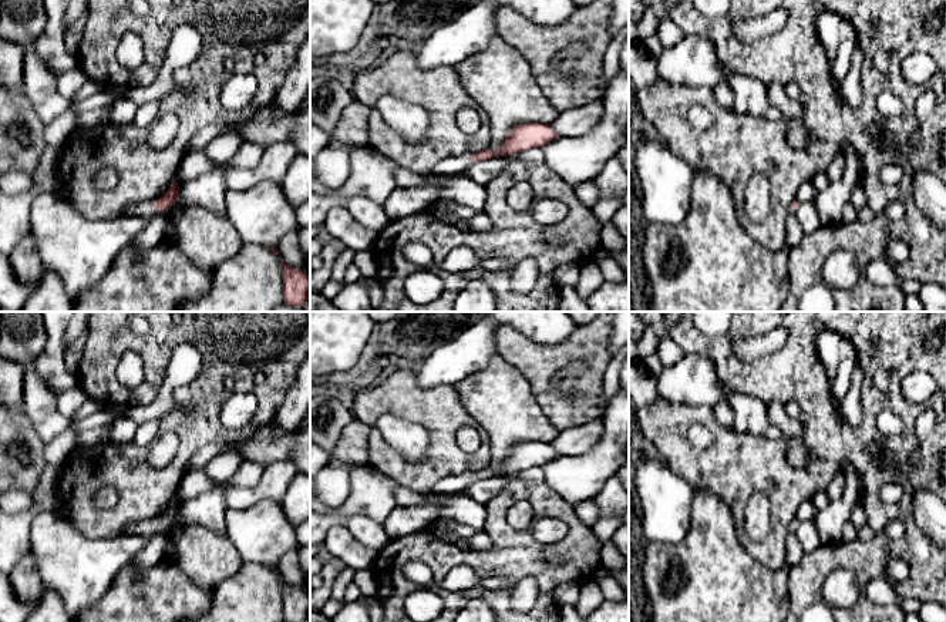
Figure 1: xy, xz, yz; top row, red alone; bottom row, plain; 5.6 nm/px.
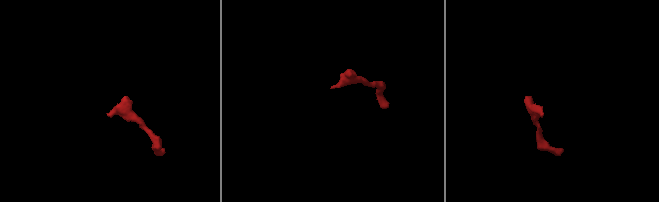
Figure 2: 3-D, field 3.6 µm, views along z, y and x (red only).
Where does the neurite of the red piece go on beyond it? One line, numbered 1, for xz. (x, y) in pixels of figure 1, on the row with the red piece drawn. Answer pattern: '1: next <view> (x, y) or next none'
1: next xz (453, 165)

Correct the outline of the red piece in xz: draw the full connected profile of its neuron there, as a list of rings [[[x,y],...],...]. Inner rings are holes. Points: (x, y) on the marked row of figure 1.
[[[529,122],[516,125],[498,152],[488,148],[475,155],[450,157],[434,165],[432,175],[455,175],[472,162],[491,159],[494,157],[508,157],[529,148],[543,148],[546,144],[558,138],[559,135],[549,124]]]

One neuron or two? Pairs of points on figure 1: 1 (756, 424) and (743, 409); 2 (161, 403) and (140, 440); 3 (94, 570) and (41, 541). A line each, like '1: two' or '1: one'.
1: one
2: two
3: one

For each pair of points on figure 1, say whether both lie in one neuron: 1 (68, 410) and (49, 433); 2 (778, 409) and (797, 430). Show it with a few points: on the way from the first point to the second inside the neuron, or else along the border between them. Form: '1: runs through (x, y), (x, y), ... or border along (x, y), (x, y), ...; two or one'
1: border along (57, 394), (57, 409), (70, 419); two
2: runs through (780, 414), (791, 426); one

